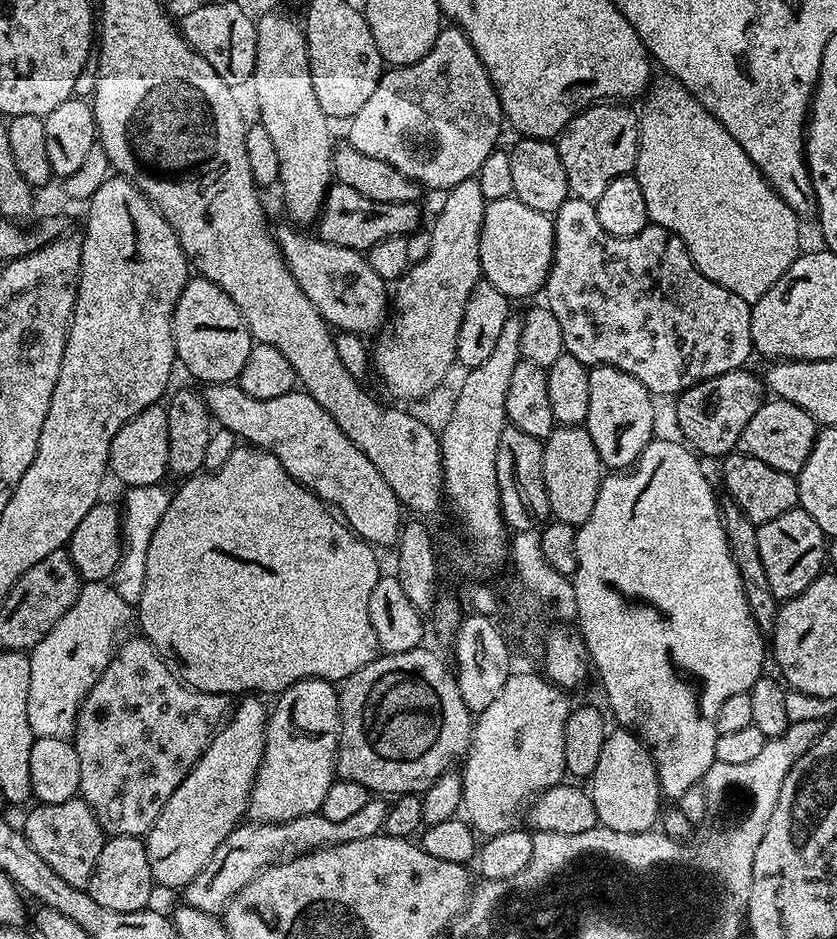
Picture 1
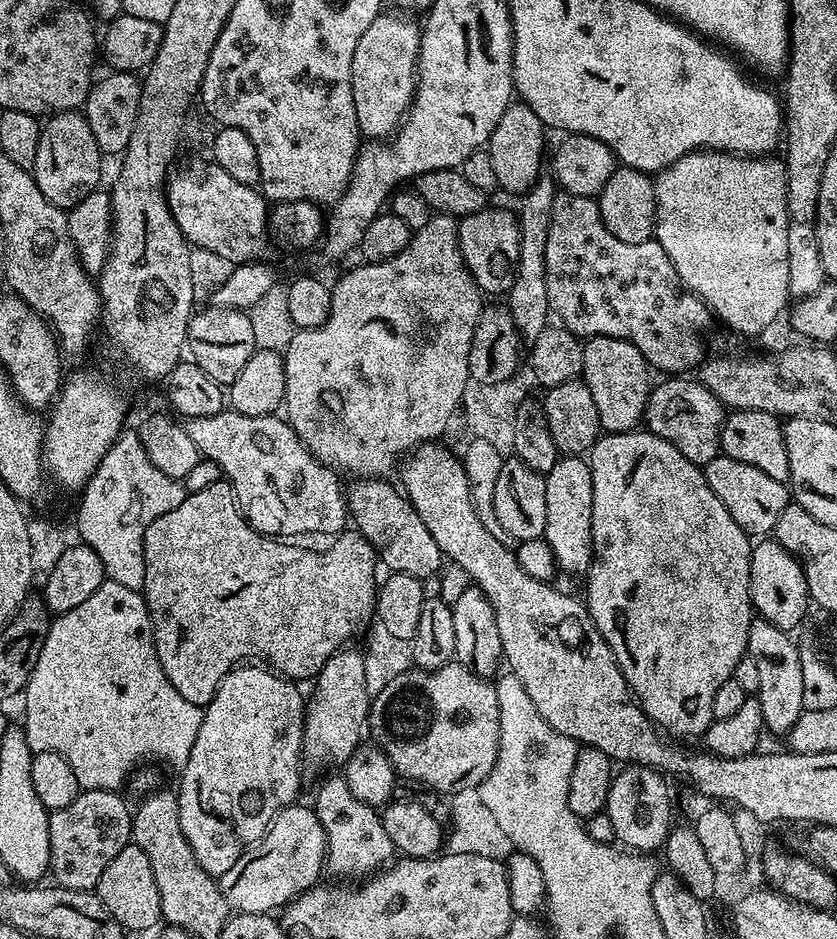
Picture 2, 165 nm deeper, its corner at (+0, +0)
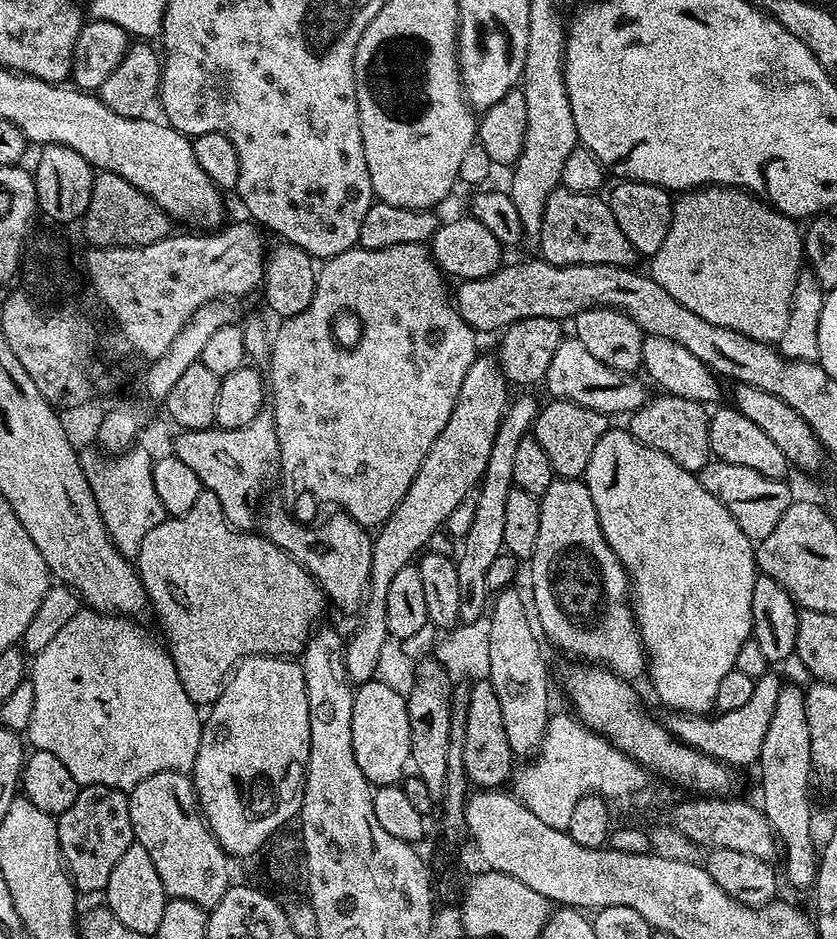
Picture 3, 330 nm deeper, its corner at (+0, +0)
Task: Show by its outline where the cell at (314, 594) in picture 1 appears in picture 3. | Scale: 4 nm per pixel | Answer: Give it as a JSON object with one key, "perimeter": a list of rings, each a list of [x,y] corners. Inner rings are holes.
{"perimeter":[[[207,490],[201,491],[198,502],[194,502],[194,506],[190,506],[190,510],[186,510],[180,516],[169,515],[158,526],[154,526],[154,530],[150,530],[150,534],[146,534],[146,538],[142,538],[142,550],[136,555],[134,564],[138,569],[140,580],[144,583],[144,595],[147,603],[150,608],[152,604],[161,626],[164,627],[165,637],[163,636],[163,639],[166,641],[166,651],[178,670],[178,682],[182,682],[182,690],[186,690],[188,697],[198,706],[210,706],[217,700],[226,677],[245,656],[299,657],[308,644],[309,638],[312,637],[312,633],[321,623],[320,615],[324,612],[324,604],[326,605],[324,589],[299,562],[291,560],[278,545],[271,544],[267,536],[241,532],[233,528],[222,510],[222,502],[218,502],[218,494]]]}

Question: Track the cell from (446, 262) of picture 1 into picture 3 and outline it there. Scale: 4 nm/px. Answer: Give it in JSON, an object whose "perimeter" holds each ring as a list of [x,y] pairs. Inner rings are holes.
{"perimeter":[[[403,244],[382,250],[370,250],[357,246],[337,256],[331,256],[329,260],[319,265],[316,273],[314,302],[310,302],[310,306],[306,306],[302,314],[287,317],[281,323],[284,325],[274,332],[271,337],[270,407],[278,430],[279,471],[284,472],[282,500],[288,506],[292,506],[296,500],[295,511],[301,517],[310,515],[316,508],[316,500],[321,500],[324,504],[332,504],[328,506],[335,506],[337,509],[350,513],[359,524],[379,526],[390,518],[398,502],[402,502],[406,490],[410,490],[410,482],[414,482],[414,474],[418,474],[430,446],[434,446],[438,434],[442,434],[442,426],[450,422],[454,402],[458,402],[458,390],[462,390],[462,378],[466,378],[466,370],[470,370],[470,366],[476,361],[478,355],[478,349],[476,349],[478,333],[460,316],[453,297],[450,295],[450,288],[448,292],[444,280],[446,281],[445,273],[440,271],[440,267],[432,258],[431,251],[424,244]],[[343,313],[352,313],[360,320],[360,340],[350,349],[340,347],[330,331],[333,321]]]}

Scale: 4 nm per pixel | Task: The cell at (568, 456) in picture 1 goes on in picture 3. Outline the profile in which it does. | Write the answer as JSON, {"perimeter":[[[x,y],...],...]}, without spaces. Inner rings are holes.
{"perimeter":[[[553,478],[550,482],[550,486],[547,490],[544,491],[543,496],[539,497],[540,501],[540,521],[538,522],[538,542],[536,543],[536,549],[532,551],[532,558],[530,561],[530,567],[532,567],[532,600],[530,596],[530,604],[531,607],[534,609],[534,620],[535,623],[538,625],[539,631],[542,633],[544,631],[544,636],[546,639],[549,640],[552,644],[557,644],[558,647],[561,648],[564,652],[569,652],[572,656],[577,656],[577,661],[580,662],[595,662],[597,665],[603,666],[625,678],[632,677],[632,676],[641,676],[643,677],[646,672],[646,653],[644,651],[644,645],[640,642],[640,634],[636,630],[636,618],[632,615],[632,609],[629,604],[629,596],[630,596],[630,585],[628,583],[628,576],[624,573],[624,567],[622,566],[622,562],[618,562],[618,558],[614,554],[614,550],[610,550],[610,546],[606,542],[606,538],[602,534],[602,526],[598,522],[598,510],[594,510],[594,498],[590,498],[590,490],[586,485],[584,485],[583,479],[577,478],[575,480],[565,480],[563,478]]]}

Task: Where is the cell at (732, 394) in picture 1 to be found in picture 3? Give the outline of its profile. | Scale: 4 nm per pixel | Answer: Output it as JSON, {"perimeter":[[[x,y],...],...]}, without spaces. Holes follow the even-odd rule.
{"perimeter":[[[660,394],[649,399],[636,412],[631,413],[629,424],[626,424],[627,431],[632,433],[634,439],[674,458],[678,466],[682,466],[688,472],[699,474],[702,466],[713,459],[710,450],[710,430],[708,429],[709,409],[703,404],[694,402],[690,398],[678,398]]]}

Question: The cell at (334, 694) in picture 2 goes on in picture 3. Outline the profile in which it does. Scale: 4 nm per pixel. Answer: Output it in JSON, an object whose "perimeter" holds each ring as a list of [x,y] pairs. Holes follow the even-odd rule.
{"perimeter":[[[477,355],[470,370],[466,370],[466,378],[462,378],[462,390],[458,390],[458,402],[454,402],[450,422],[446,422],[446,426],[442,426],[442,434],[438,434],[434,446],[430,446],[418,474],[414,474],[414,482],[410,482],[410,490],[406,490],[406,494],[402,498],[402,502],[398,502],[398,506],[390,514],[390,518],[379,525],[377,532],[380,533],[375,533],[372,542],[368,591],[363,604],[358,609],[360,621],[357,622],[352,637],[349,635],[344,645],[344,665],[348,671],[348,679],[352,681],[353,685],[365,684],[375,677],[378,654],[381,653],[383,644],[390,638],[386,626],[386,594],[390,591],[390,581],[429,547],[428,539],[439,528],[441,531],[442,526],[447,525],[450,514],[453,514],[455,508],[464,500],[469,499],[470,493],[483,479],[486,462],[490,458],[490,446],[494,446],[494,434],[498,434],[500,420],[504,417],[504,411],[508,409],[510,403],[508,391],[510,391],[510,385],[500,373],[495,359],[491,355]]]}

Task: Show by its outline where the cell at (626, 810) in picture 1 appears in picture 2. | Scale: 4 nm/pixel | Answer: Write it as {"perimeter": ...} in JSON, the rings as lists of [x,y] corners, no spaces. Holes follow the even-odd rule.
{"perimeter":[[[629,765],[622,770],[613,777],[605,808],[614,825],[616,840],[634,852],[650,854],[659,851],[674,824],[667,779],[656,769],[644,765]]]}

